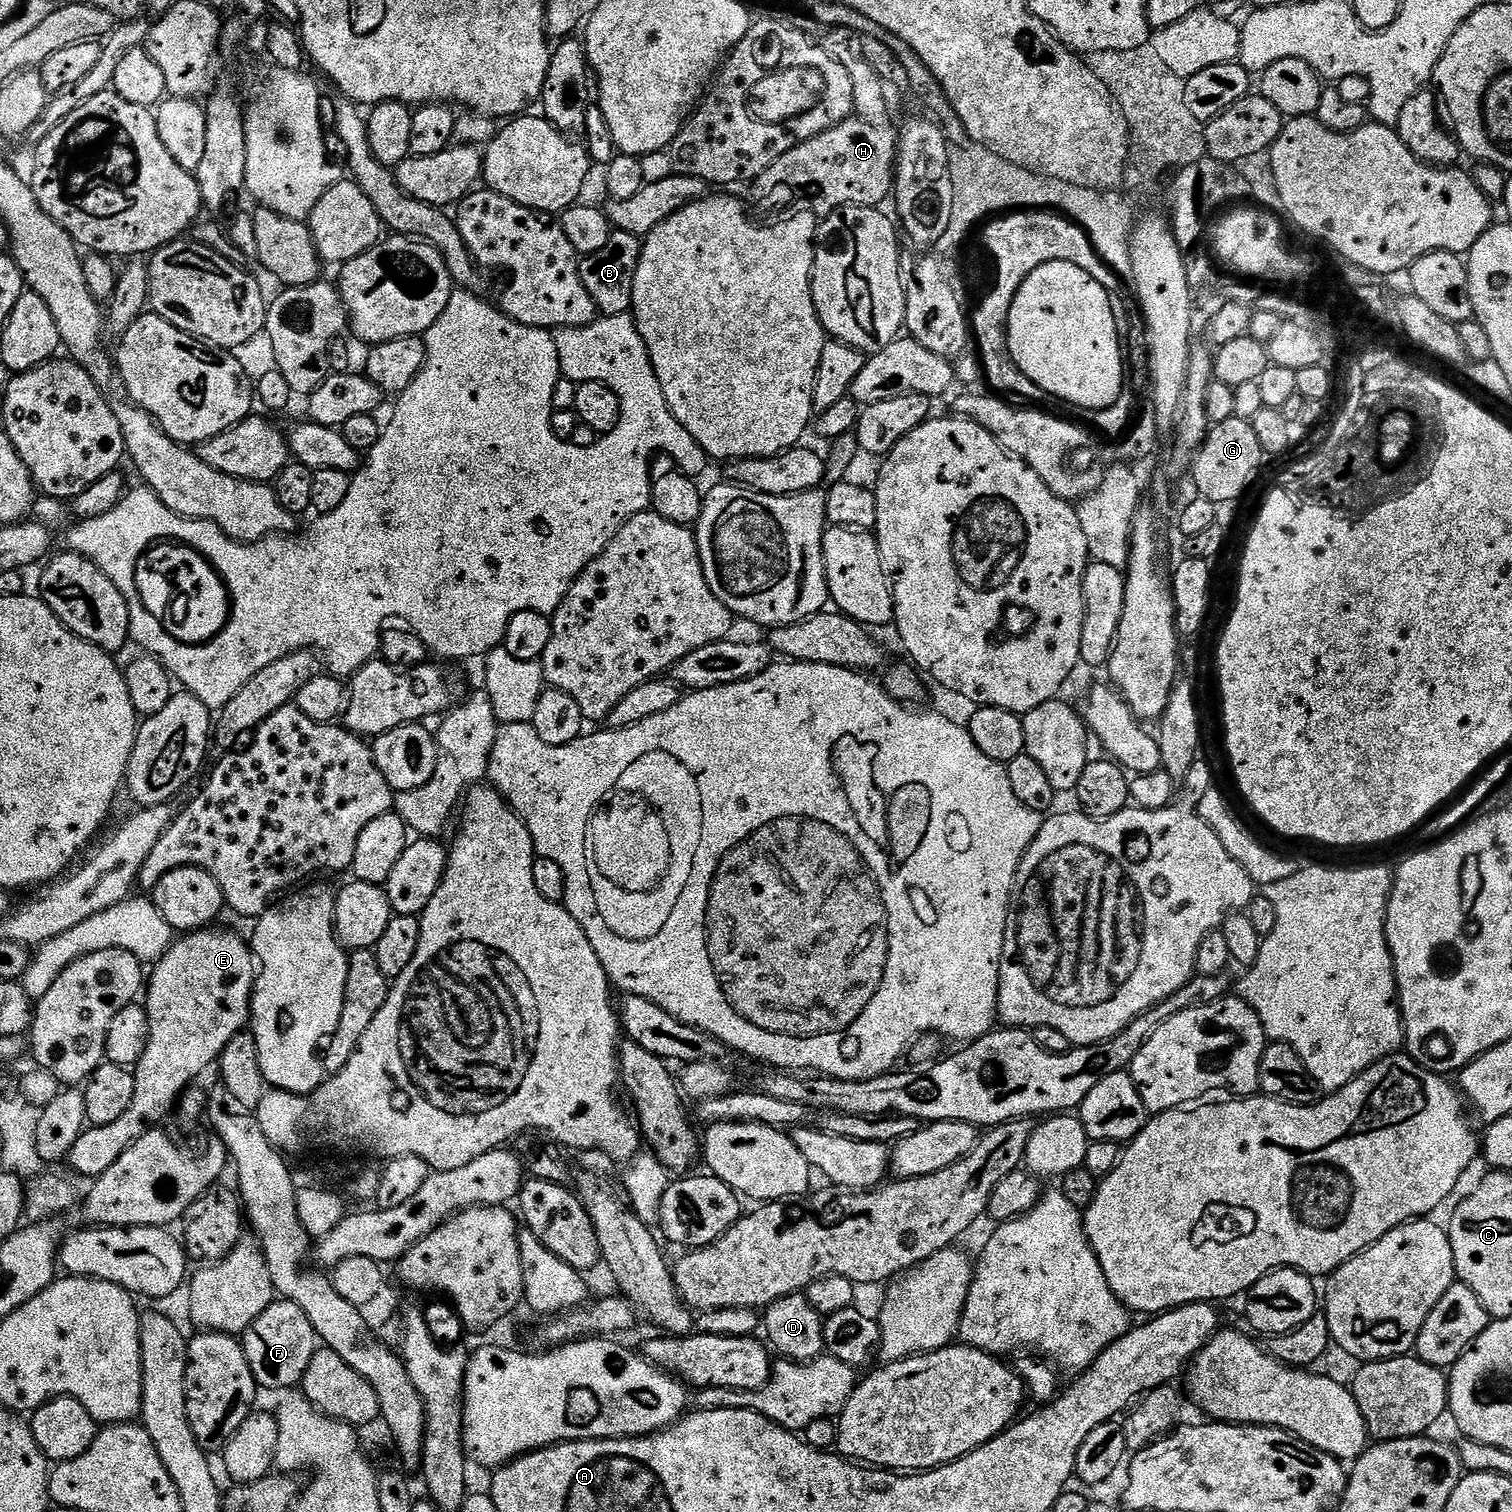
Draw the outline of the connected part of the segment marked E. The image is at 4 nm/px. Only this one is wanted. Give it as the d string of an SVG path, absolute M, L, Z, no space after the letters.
M209 926L206 928L197 928L195 932L181 935L179 938L173 939L172 944L165 950L164 956L160 960L155 961L156 968L146 980L146 996L148 992L148 1000L146 999L146 1007L148 1009L148 1021L150 1022L150 1038L146 1042L146 1054L142 1054L142 1058L134 1066L134 1102L130 1102L130 1110L126 1110L126 1114L122 1114L122 1118L118 1118L115 1122L110 1122L106 1126L88 1126L78 1138L78 1142L74 1142L74 1146L68 1151L67 1163L72 1163L72 1168L80 1176L88 1176L87 1178L95 1178L101 1176L106 1170L110 1170L110 1166L114 1166L114 1162L118 1162L118 1158L122 1158L122 1154L126 1154L126 1150L138 1138L142 1138L142 1134L153 1131L168 1116L168 1111L173 1111L174 1105L177 1103L178 1097L183 1093L184 1089L189 1087L208 1067L215 1065L220 1059L222 1050L226 1046L226 1042L230 1042L230 1038L234 1038L234 1034L245 1031L250 1024L250 1001L252 998L252 986L256 982L256 974L258 965L252 955L252 950L247 939L244 940L236 932L227 932L221 926Z

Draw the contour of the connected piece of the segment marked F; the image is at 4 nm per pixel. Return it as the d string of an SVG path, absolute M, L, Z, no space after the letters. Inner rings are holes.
M276 1298L266 1310L262 1310L262 1314L258 1314L258 1318L254 1318L254 1322L250 1322L242 1334L242 1343L246 1362L250 1362L257 1385L261 1389L273 1388L276 1394L280 1394L299 1385L310 1358L316 1353L318 1337L314 1326L310 1326L310 1318L306 1318L306 1310L294 1306L294 1302Z

